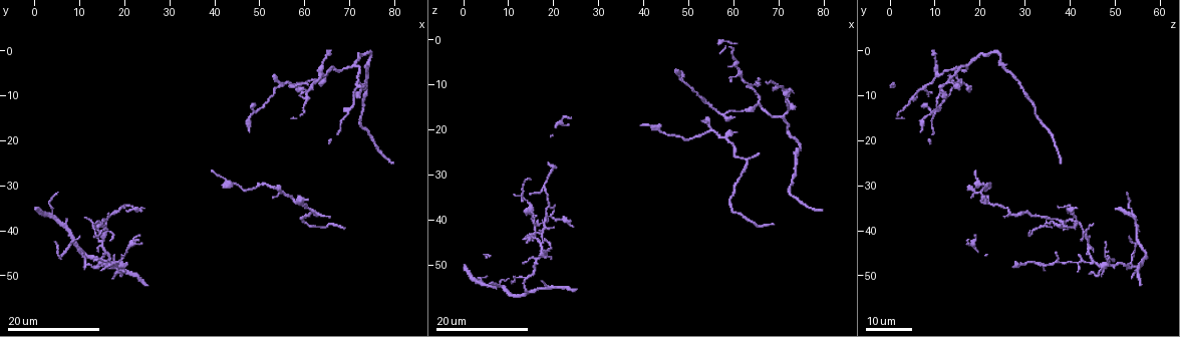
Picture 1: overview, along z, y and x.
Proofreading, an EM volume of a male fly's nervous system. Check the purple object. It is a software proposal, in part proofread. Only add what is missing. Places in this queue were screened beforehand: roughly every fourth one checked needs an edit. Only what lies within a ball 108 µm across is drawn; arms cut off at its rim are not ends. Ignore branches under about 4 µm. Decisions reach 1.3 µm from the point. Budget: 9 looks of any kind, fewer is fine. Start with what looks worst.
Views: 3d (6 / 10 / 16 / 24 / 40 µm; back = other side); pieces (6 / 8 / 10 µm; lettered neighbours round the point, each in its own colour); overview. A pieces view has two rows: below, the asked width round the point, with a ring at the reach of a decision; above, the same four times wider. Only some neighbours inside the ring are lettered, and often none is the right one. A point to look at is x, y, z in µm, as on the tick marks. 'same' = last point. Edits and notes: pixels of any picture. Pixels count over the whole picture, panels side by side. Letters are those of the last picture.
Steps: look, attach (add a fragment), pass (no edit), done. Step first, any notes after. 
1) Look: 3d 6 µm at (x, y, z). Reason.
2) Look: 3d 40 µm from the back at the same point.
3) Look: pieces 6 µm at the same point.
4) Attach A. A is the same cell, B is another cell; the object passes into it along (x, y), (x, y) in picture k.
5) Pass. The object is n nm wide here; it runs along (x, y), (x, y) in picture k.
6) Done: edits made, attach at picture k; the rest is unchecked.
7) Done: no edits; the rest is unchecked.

Look: 3d 16 µm at (0.5, 35.5, 50.0).

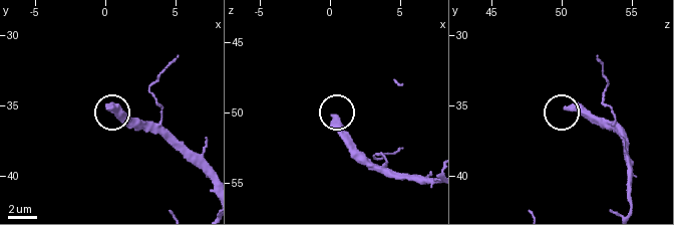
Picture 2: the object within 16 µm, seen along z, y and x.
Look: pieces 6 µm at (0.2, 35.4, 50.2).

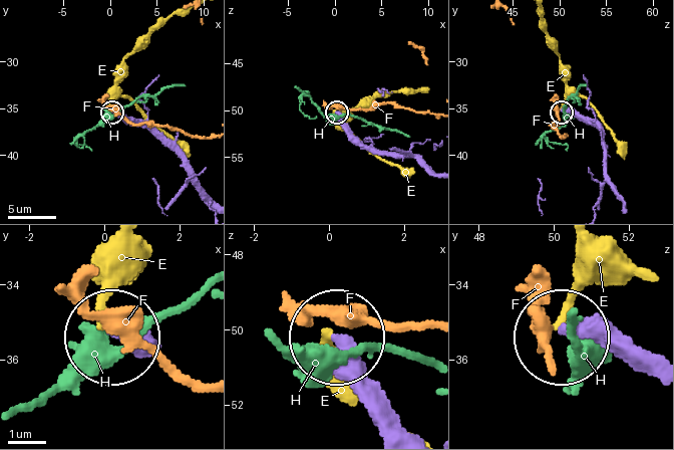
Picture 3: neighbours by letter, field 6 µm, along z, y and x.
Pass. E, F and H are other cells; no lettered fragment goes on from it.

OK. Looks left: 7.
Look: 3d 24 µm at (66.0, 0.0, 9.5). Branch stops here.

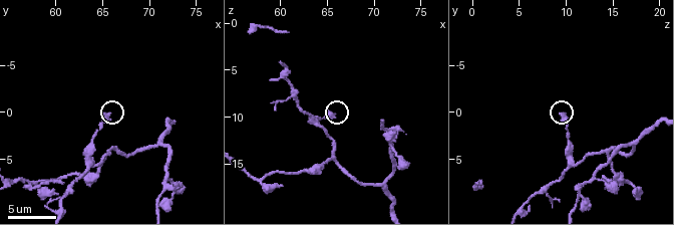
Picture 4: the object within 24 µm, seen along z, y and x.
Look: pieces 10 µm at (65.8, 0.2, 9.6).

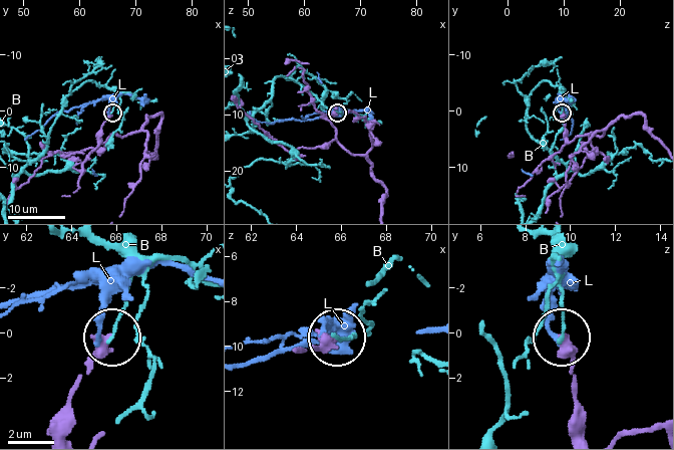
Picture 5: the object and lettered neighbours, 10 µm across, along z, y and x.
Pass. The object is 390 nm wide here; B and L are other cells; it runs along (68, 431), (72, 385), (107, 341) in picture 5; none of them fits.

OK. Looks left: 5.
Look: pieces 10 µm at (60.0, 8.6, 17.4). Free end.

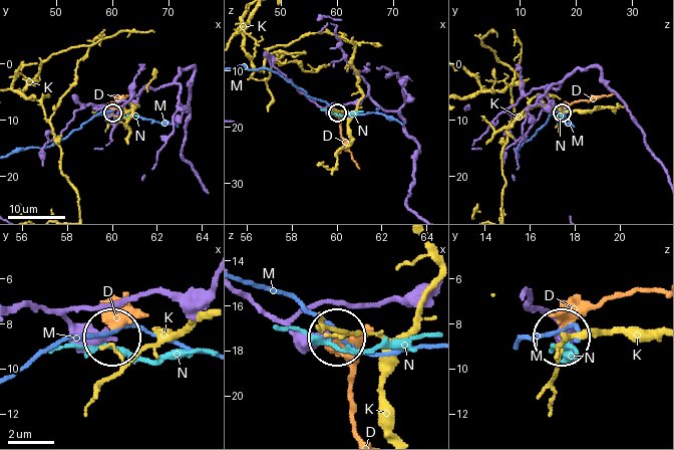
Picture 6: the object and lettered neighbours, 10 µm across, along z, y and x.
Pass. D, K, M and N are other cells; it runs along (41, 154), (77, 110), (93, 103), (111, 113) in picture 6; no lettered fragment goes on from it.

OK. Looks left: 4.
Look: 3d 16 µm at (48.5, 12.5, 7.5). Thick end.

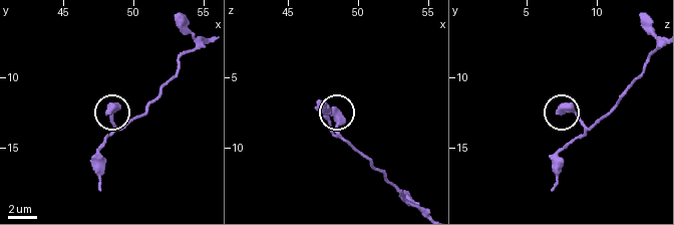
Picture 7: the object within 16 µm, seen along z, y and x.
Look: pieces 10 µm at (48.4, 12.4, 7.4).

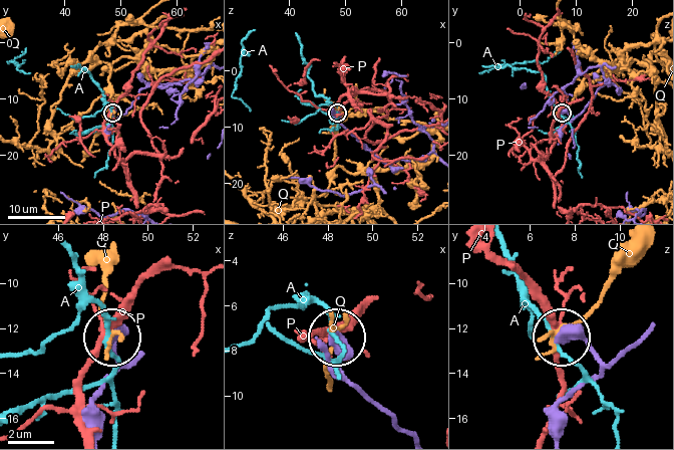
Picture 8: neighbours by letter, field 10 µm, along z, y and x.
Pass. A, P and Q are other cells; none of them fits.

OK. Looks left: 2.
Done: no edits; the rest is unchecked.

